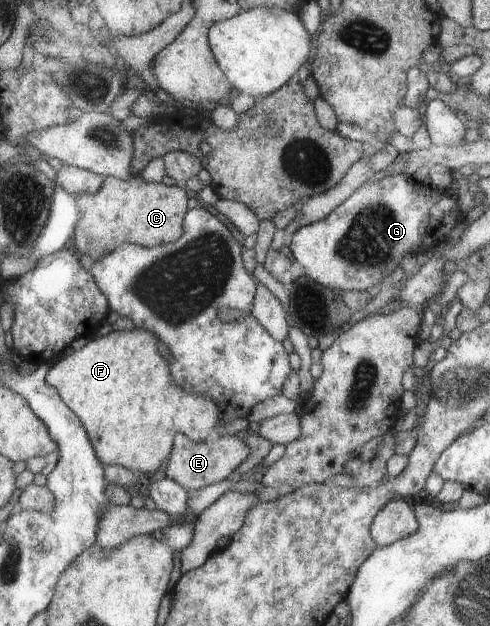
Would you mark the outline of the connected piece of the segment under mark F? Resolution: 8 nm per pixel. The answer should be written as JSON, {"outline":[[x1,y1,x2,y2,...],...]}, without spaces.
{"outline":[[110,327,103,330,98,335,94,335,83,347,74,350,72,354,59,356,53,360,44,379,45,384,56,388,61,400,76,413,80,423,87,432,88,439,91,441,92,447,95,449,96,456,101,464,119,465,135,473,141,472,146,474,147,472,155,473,157,471,157,468,161,466,161,460,168,458,172,452,171,440,173,440,173,434,184,434,189,437,189,440,197,443,207,441,209,434,212,433,212,428,216,426,216,420,219,419,219,410,211,399,202,397,199,394,195,395,194,393,185,392,184,389,179,388,179,386,173,382,172,376,169,376,169,372,167,372,167,362,157,354,155,336,153,336,151,332,147,332,147,330,137,330,135,327,130,331,116,330]]}

